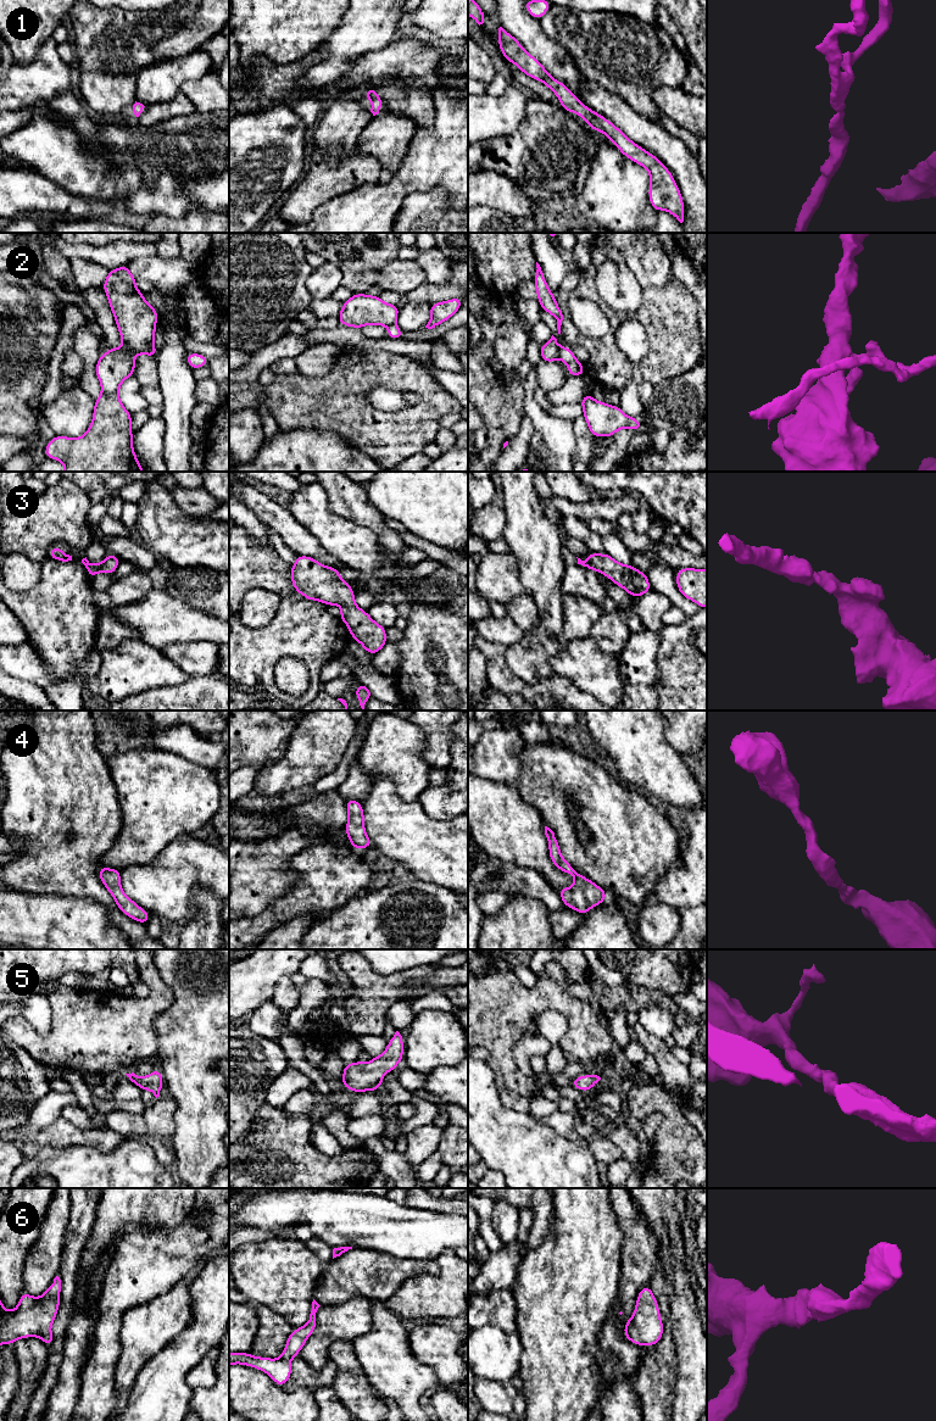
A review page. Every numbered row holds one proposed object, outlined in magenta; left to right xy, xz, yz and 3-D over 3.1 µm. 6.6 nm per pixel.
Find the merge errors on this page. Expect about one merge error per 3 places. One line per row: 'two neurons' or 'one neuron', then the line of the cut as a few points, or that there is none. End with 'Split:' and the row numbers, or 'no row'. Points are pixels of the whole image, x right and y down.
1: one neuron; no cut
2: two neurons; cut in yz along (561, 347), (558, 356)
3: one neuron; no cut
4: one neuron; no cut
5: one neuron; no cut
6: one neuron; no cut
Split: 2

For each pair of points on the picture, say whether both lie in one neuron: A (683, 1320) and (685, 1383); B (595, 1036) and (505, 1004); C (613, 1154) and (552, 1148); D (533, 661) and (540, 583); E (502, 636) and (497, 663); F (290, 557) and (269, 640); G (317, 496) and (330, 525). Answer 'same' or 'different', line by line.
A: same
B: same
C: different
D: same
E: different
F: different
G: same

